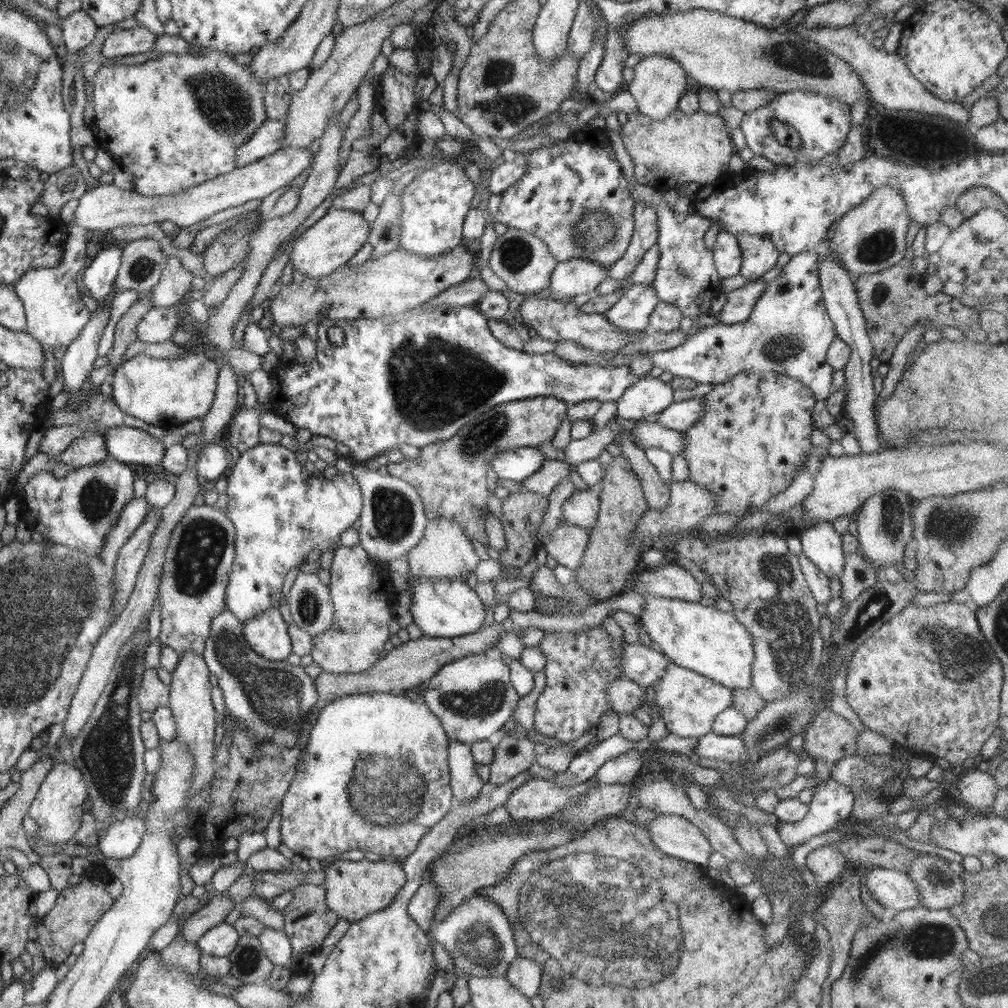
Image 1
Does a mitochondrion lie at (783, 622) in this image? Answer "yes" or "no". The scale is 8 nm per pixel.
yes

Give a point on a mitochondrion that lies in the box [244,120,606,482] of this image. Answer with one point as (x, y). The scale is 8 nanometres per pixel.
(434, 386)

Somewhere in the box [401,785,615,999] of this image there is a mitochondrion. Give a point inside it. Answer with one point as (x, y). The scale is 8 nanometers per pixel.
(478, 941)

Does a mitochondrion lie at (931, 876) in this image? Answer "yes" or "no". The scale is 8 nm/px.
yes

